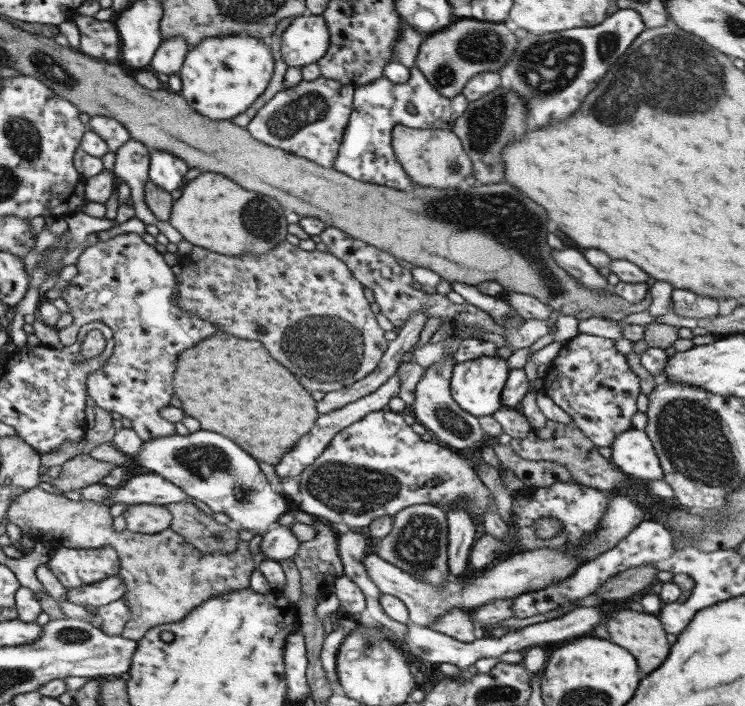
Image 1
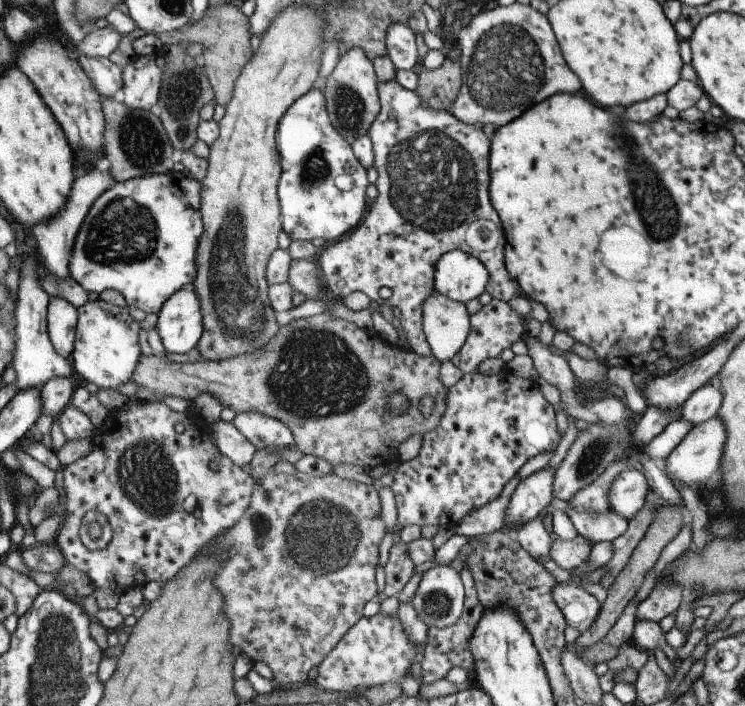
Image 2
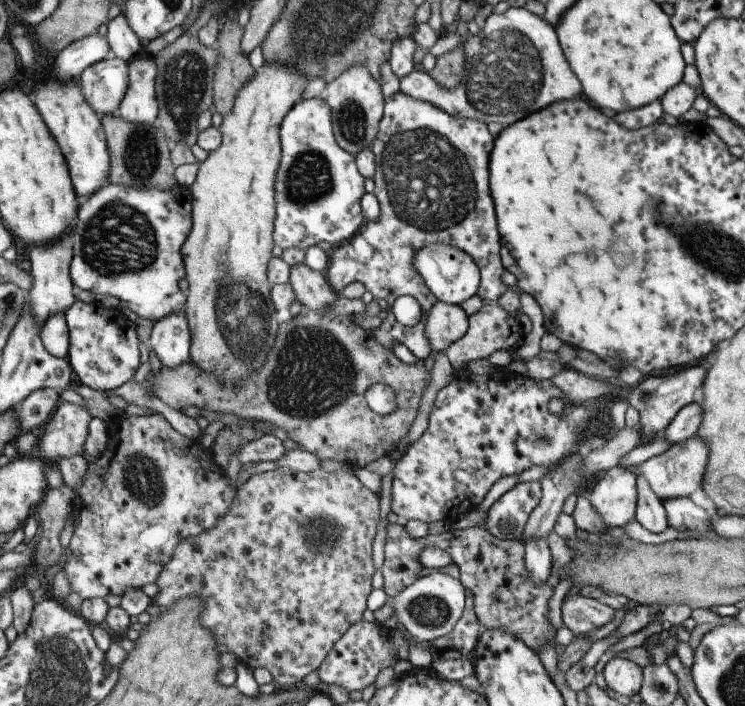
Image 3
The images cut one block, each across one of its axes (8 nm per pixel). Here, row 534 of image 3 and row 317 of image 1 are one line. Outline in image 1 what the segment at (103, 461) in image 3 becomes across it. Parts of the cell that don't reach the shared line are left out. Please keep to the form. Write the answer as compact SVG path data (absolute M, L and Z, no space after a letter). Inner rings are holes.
M136 233L117 234L84 248L76 263L75 276L62 288L60 297L67 305L72 322L69 326L56 329L63 346L71 346L79 328L87 322L102 322L112 332L114 342L112 353L100 369L88 372L86 392L99 408L117 412L130 420L131 429L141 440L153 439L175 433L173 423L159 416L160 408L169 405L173 396L172 374L177 355L200 340L217 333L216 328L206 320L181 310L176 305L176 277L163 261L162 254L154 246L146 244Z

